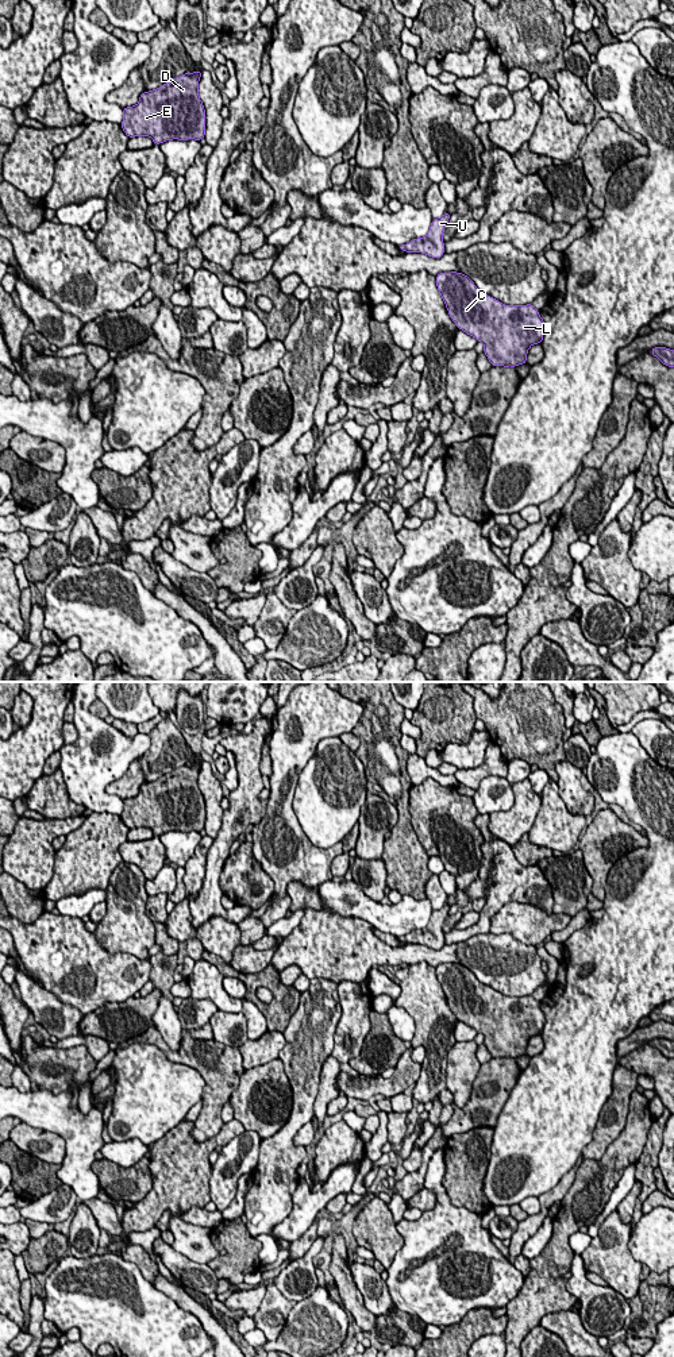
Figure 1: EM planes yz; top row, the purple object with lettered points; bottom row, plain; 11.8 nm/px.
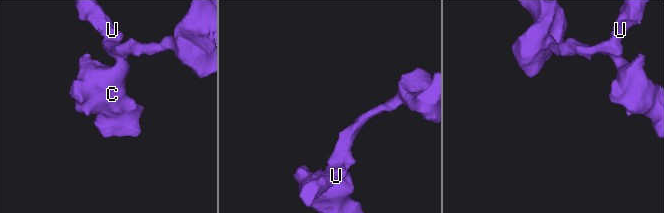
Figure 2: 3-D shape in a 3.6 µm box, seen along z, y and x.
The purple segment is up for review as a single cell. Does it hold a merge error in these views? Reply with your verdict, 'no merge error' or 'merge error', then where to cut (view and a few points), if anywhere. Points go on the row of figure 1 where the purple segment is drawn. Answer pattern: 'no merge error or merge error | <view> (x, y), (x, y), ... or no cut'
no merge error | no cut

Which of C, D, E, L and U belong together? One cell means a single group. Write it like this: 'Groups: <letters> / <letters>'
Groups: C D E L U

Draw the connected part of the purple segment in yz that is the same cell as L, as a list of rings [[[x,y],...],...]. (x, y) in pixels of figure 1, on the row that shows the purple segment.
[[[457,271],[439,273],[436,286],[455,325],[484,343],[493,367],[527,363],[529,347],[542,343],[544,321],[532,304],[504,305]]]

